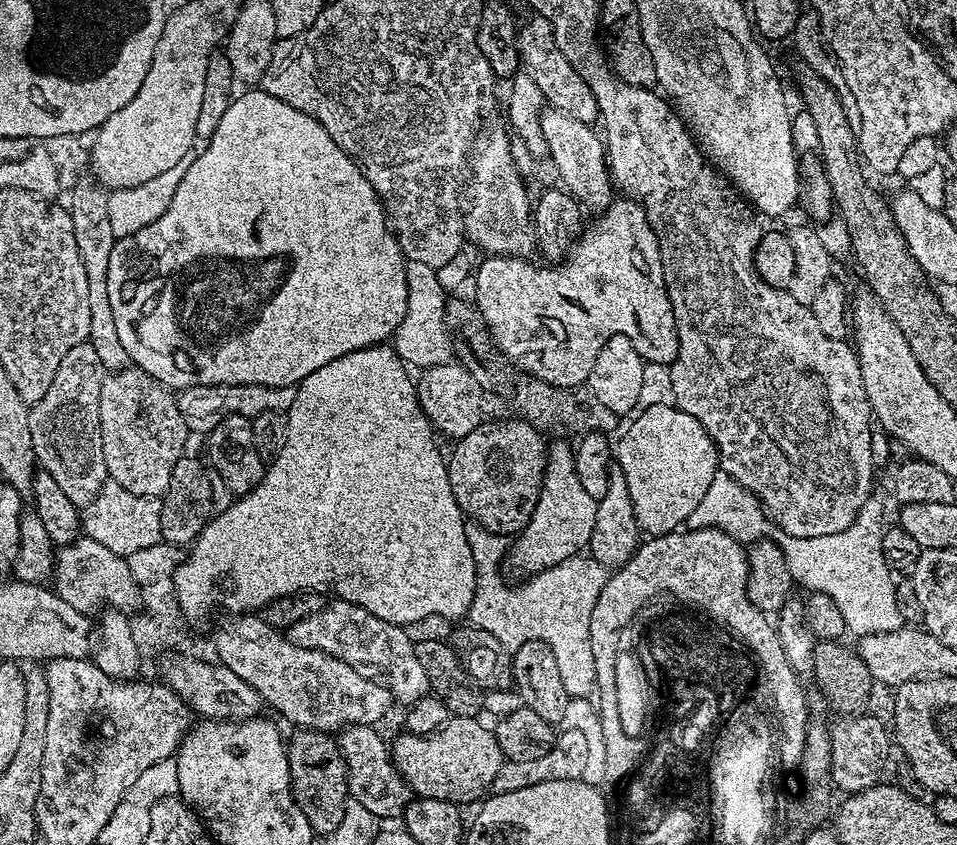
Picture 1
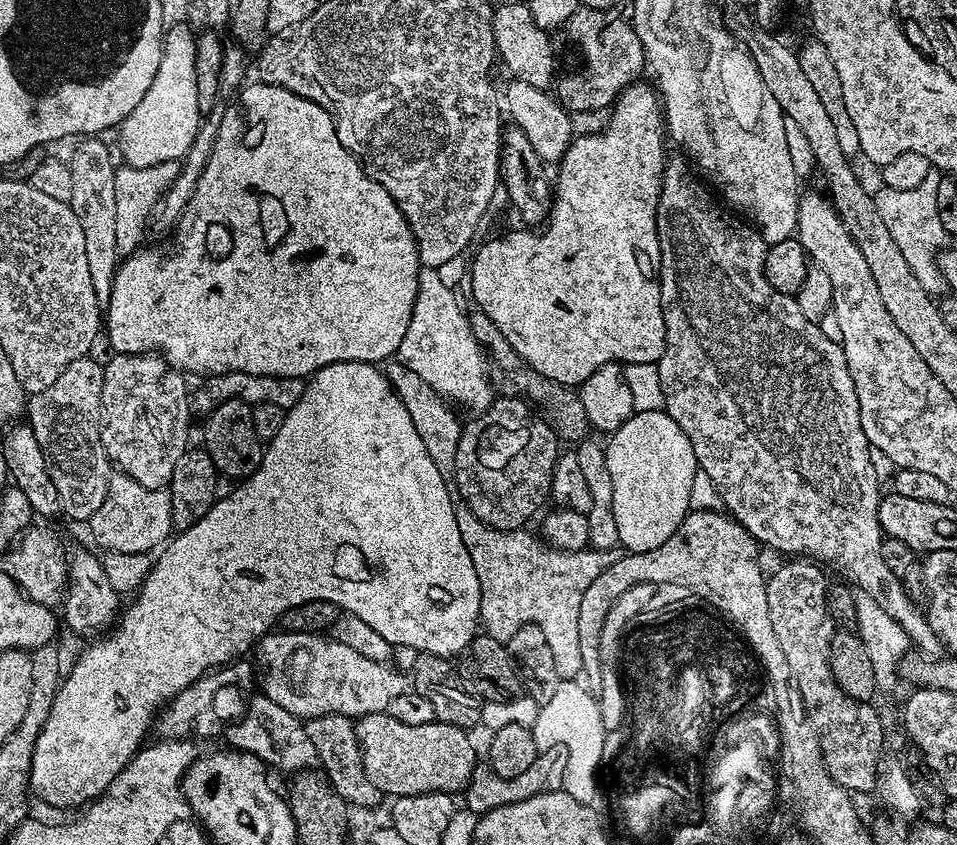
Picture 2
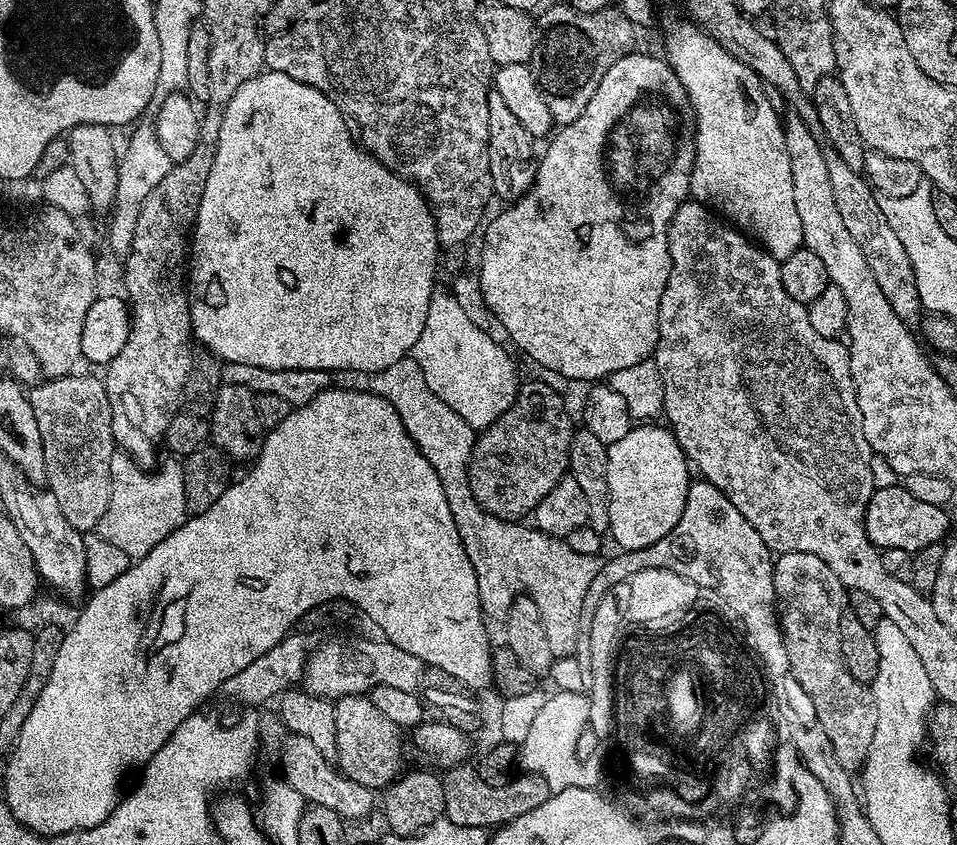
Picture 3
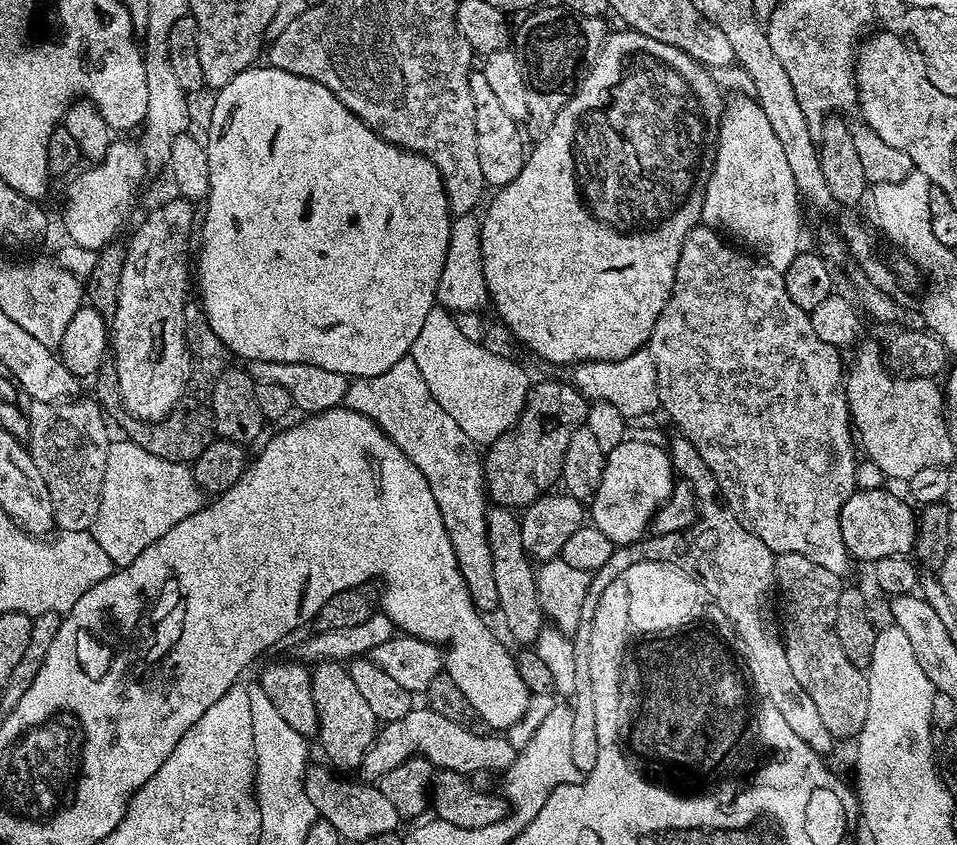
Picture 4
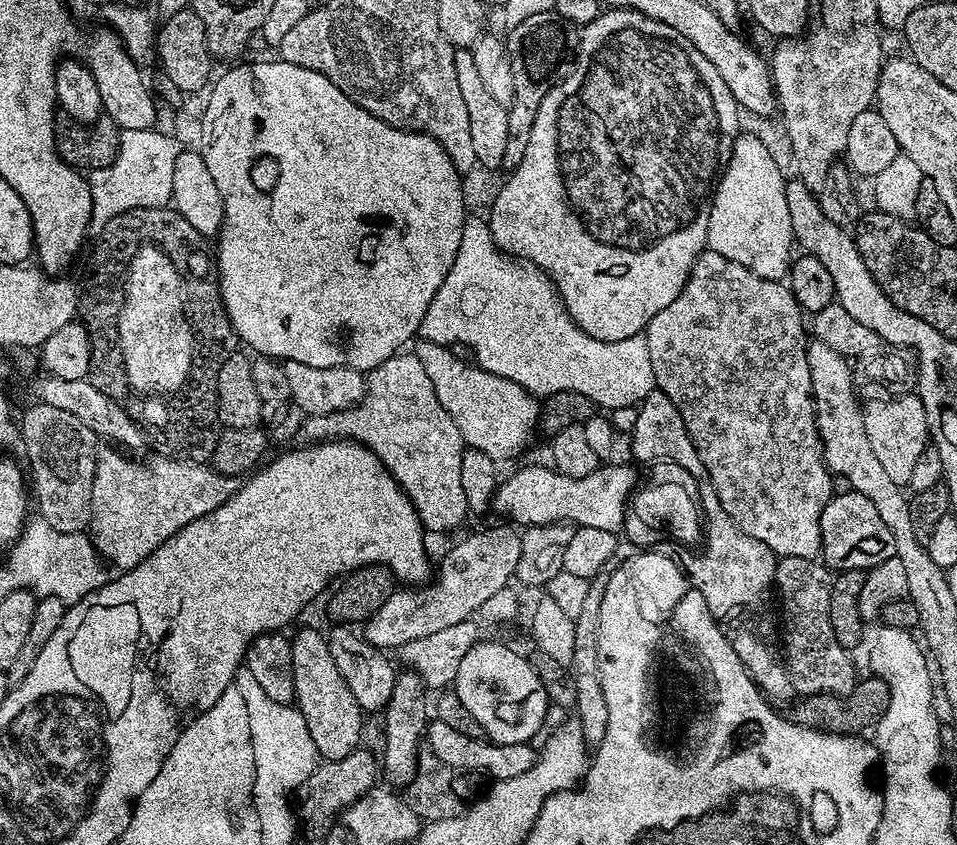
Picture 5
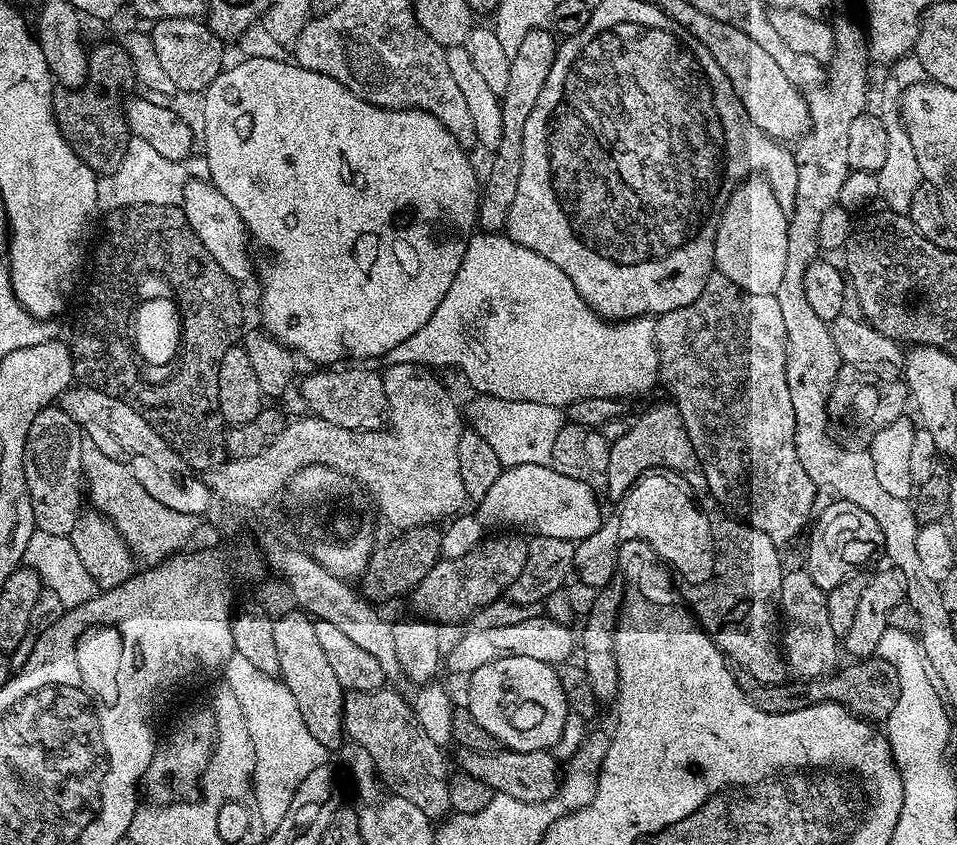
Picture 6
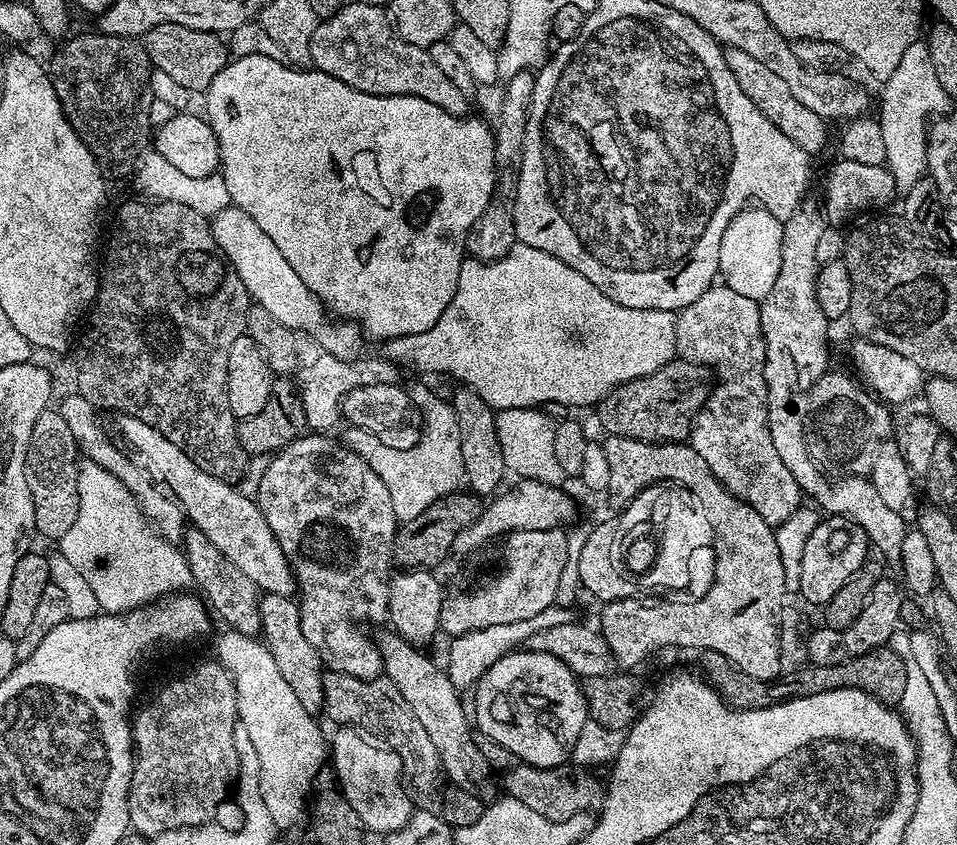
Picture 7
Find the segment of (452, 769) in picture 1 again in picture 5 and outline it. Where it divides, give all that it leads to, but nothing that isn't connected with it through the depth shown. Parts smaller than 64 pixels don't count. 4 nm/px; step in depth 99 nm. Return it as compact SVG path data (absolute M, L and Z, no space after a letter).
M304 628L297 636L291 637L292 642L292 677L294 678L295 707L300 709L302 718L306 718L306 727L310 730L310 738L314 738L316 752L324 760L341 760L354 749L361 747L360 731L364 728L365 717L356 705L354 694L350 694L350 686L346 686L342 674L338 674L338 666L330 654L330 646L325 633L316 628Z

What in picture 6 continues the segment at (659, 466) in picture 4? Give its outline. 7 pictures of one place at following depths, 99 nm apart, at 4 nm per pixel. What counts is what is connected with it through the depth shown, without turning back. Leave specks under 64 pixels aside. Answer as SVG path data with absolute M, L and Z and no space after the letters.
M547 464L503 469L498 482L490 486L486 498L475 505L476 516L457 515L447 525L449 528L445 527L441 531L440 555L446 559L454 559L472 550L482 539L480 528L519 530L524 534L562 538L573 542L590 538L590 534L594 534L594 530L598 530L602 523L602 515L596 509L596 496L590 485L588 480L566 478L566 474L558 474L558 470Z

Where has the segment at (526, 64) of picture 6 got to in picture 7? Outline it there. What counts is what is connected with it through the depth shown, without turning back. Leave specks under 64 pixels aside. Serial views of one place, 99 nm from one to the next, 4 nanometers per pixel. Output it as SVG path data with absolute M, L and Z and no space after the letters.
M531 71L519 72L513 76L507 77L504 88L504 97L500 100L500 121L494 124L494 162L496 163L496 189L492 192L490 202L486 206L486 210L478 218L478 222L474 222L474 226L470 226L468 237L464 243L467 255L473 260L497 260L507 254L507 252L517 244L516 227L514 226L514 214L512 211L516 209L516 180L520 177L520 163L522 162L522 154L524 153L524 143L526 142L526 122L528 121L528 111L532 105L532 95L534 94L535 75Z

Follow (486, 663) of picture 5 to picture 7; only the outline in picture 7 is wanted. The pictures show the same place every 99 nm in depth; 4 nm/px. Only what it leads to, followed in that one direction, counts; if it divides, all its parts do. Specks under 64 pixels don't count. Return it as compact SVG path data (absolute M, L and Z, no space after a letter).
M513 650L498 658L498 662L486 670L479 684L475 685L475 692L475 727L482 734L494 738L498 746L506 746L506 750L510 750L517 761L539 768L558 768L571 761L574 742L590 717L581 681L570 670L570 666L566 666L566 662L558 662L558 658L545 652Z

